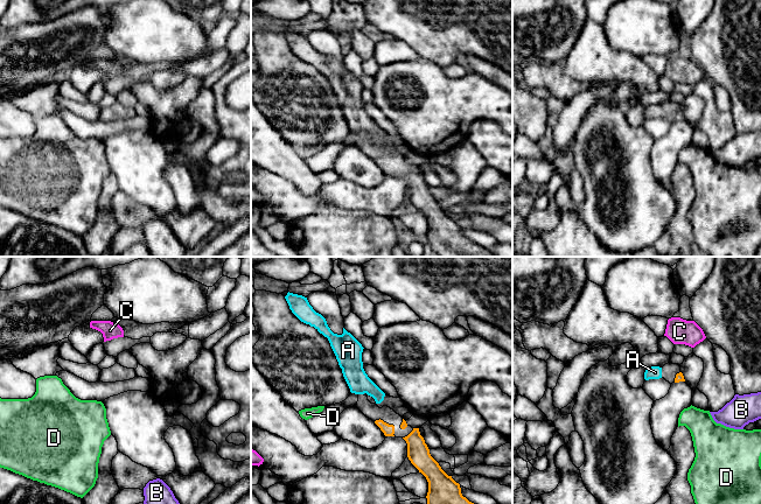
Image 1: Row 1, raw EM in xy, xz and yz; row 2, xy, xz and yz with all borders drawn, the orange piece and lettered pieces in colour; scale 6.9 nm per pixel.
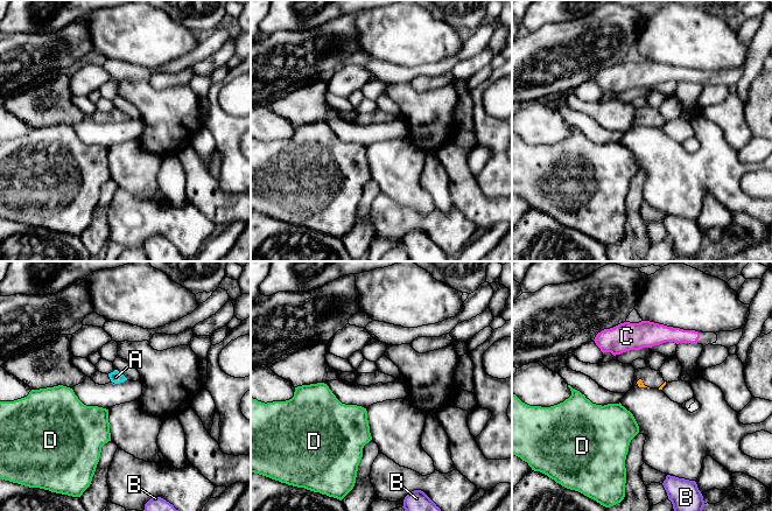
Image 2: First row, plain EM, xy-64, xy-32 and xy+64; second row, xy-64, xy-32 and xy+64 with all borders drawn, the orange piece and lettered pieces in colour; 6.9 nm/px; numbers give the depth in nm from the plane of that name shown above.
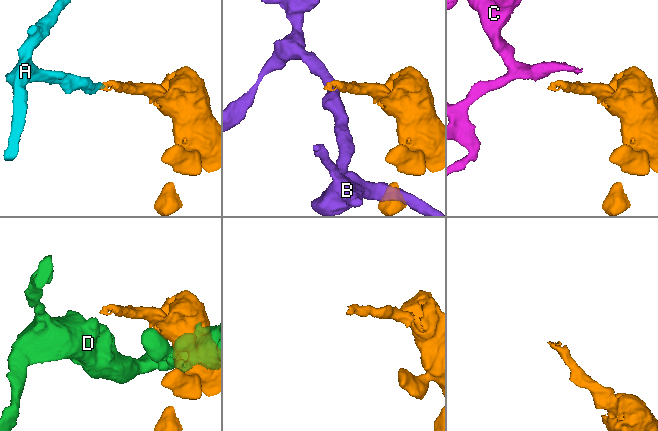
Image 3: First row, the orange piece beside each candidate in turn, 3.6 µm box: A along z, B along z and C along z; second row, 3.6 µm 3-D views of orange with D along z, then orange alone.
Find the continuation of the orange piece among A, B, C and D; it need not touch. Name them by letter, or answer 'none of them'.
A

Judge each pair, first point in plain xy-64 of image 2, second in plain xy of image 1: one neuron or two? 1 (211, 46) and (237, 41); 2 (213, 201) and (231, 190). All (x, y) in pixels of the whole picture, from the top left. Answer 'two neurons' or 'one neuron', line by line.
1: two neurons
2: two neurons

